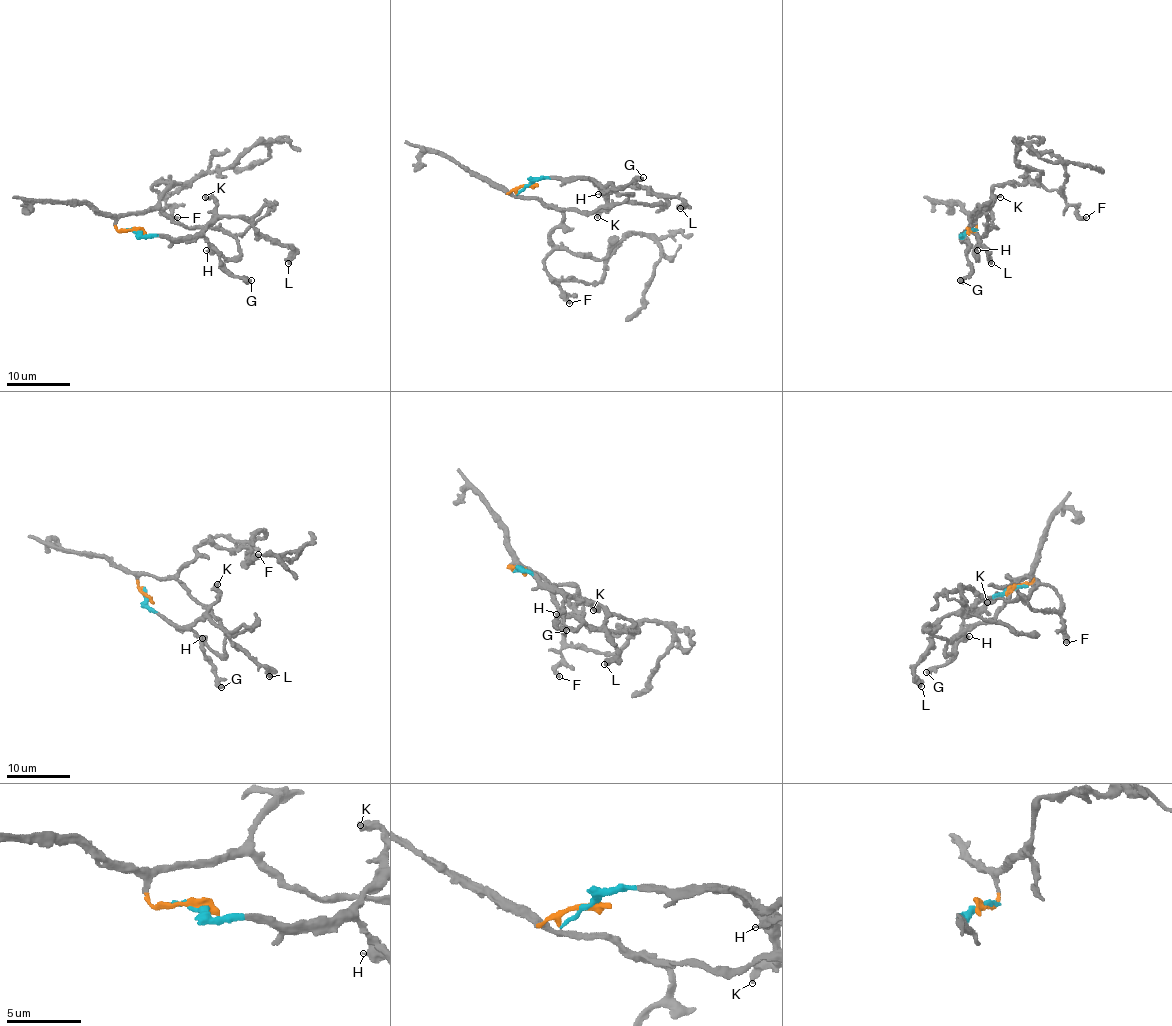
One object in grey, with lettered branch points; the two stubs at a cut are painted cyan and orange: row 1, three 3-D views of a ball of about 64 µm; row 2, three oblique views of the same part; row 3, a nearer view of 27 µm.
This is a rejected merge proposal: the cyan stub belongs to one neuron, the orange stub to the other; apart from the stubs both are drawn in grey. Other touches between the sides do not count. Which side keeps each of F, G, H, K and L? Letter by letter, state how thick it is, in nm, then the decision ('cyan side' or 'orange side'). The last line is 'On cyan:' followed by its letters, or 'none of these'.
F: 340 nm thick; orange side
G: 550 nm thick; cyan side
H: 550 nm thick; orange side
K: 320 nm thick; cyan side
L: 550 nm thick; cyan side
On cyan: G, K, L

